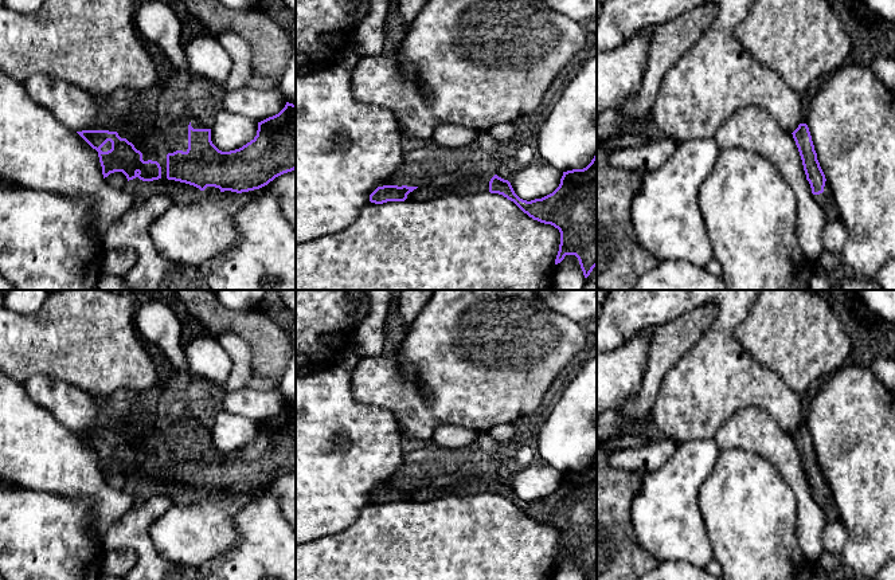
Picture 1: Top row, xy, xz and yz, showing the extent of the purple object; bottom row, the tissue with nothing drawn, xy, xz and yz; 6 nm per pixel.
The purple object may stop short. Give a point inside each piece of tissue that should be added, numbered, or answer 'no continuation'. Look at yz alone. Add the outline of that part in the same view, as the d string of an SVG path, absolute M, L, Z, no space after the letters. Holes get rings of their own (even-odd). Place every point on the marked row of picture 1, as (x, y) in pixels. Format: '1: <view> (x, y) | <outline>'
1: yz (827, 202) | M825 181L824 192L820 195L814 195L814 199L824 209L828 222L840 219L839 208L836 205L836 200L833 197L828 181Z

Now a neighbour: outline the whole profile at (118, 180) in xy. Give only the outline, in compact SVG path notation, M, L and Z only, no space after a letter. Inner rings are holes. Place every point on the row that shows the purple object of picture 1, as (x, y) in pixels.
M122 172L110 173L108 177L105 177L105 181L117 189L125 189L128 184L128 179Z

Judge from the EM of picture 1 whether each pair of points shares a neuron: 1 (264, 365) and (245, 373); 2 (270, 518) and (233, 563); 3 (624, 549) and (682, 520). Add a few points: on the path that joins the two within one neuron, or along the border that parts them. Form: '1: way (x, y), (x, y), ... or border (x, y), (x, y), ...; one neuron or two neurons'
1: border (243, 340), (250, 348), (250, 371), (253, 375); two neurons
2: way (264, 529), (243, 552); one neuron
3: border (629, 512), (633, 539), (660, 561); two neurons

